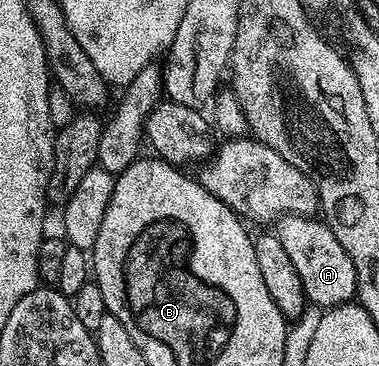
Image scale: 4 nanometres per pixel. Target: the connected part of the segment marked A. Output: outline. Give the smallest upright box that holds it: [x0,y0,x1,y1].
[273,215,357,309]

